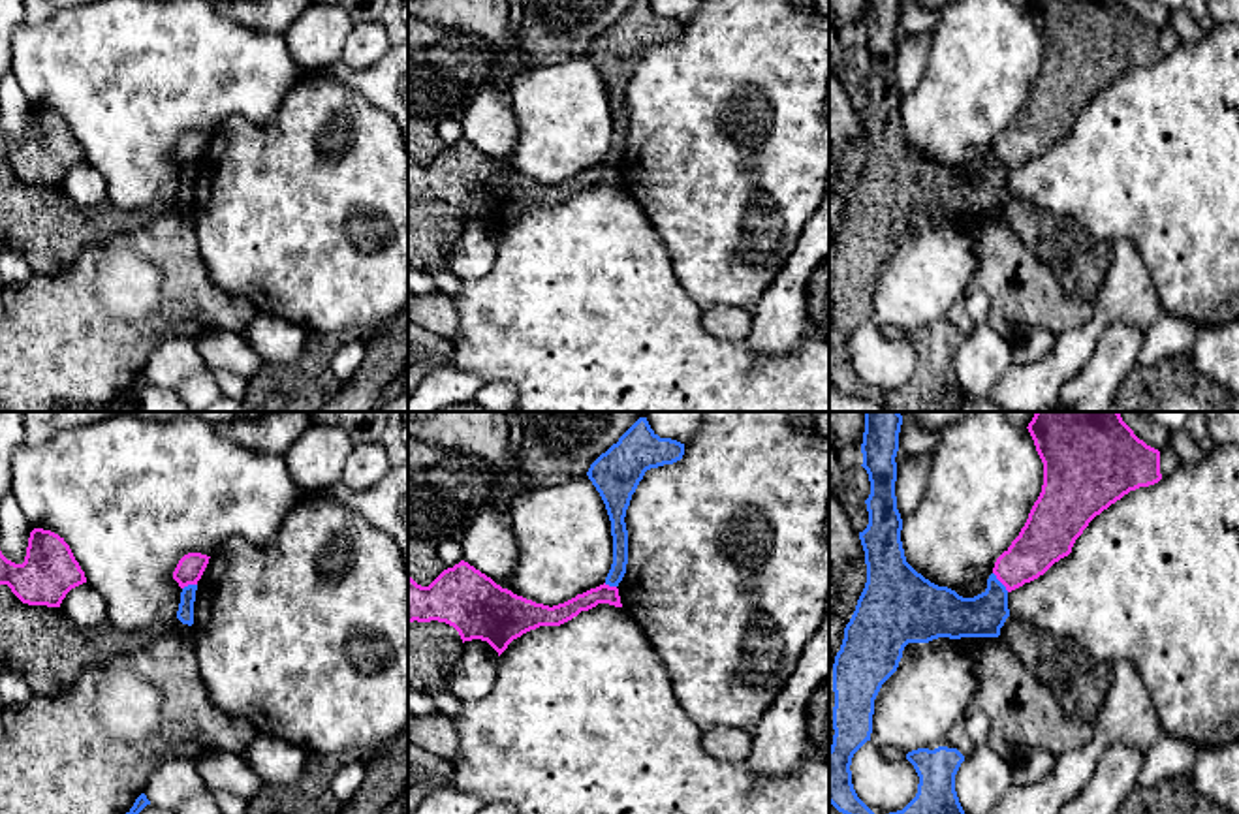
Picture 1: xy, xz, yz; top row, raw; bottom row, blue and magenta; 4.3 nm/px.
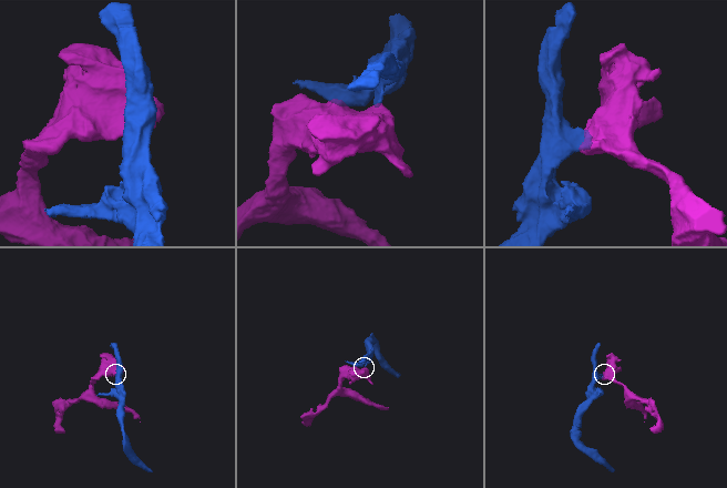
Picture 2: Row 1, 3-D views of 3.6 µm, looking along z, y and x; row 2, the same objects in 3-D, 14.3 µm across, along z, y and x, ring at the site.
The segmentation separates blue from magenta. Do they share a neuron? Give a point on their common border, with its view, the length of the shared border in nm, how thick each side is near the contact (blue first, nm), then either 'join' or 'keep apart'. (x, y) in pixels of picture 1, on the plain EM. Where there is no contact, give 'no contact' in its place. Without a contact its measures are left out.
meets blue in yz at (999, 160); contact 110 nm long; 190 nm thick on the blue side, 200 nm on the other; keep apart

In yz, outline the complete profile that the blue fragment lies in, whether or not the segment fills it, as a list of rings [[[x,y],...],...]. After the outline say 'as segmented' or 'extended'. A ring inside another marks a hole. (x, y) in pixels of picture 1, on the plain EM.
[[[865,0],[861,45],[869,53],[870,73],[865,79],[869,103],[859,118],[867,162],[833,243],[829,382],[850,397],[876,397],[884,412],[959,412],[966,393],[955,370],[955,353],[965,340],[957,327],[917,327],[906,333],[919,363],[902,389],[876,395],[852,363],[852,337],[870,320],[874,278],[897,250],[904,226],[938,216],[998,216],[1010,196],[1008,169],[995,152],[981,173],[963,177],[931,162],[906,141],[895,75],[901,4]]]; as segmented

